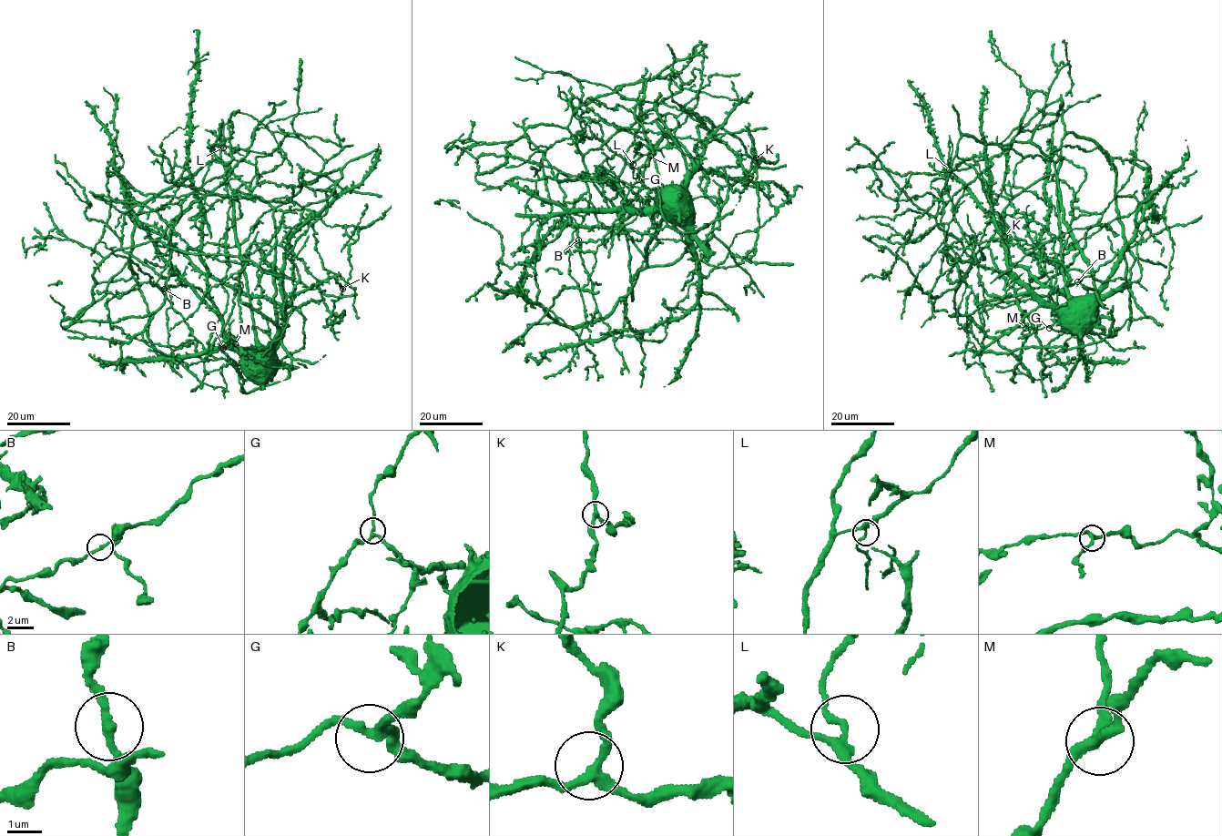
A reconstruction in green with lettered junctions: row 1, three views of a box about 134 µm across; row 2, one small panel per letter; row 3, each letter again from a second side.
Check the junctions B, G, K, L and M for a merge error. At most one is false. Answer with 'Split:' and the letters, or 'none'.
Split: L

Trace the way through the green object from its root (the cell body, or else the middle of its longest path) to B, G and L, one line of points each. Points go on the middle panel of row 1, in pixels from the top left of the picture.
B: (675, 188), (638, 212), (613, 181), (605, 198), (566, 129), (531, 126), (578, 239)
G: (675, 188), (616, 308), (559, 322), (544, 305), (564, 285), (587, 283), (638, 179)
L: (675, 188), (638, 212), (613, 181), (618, 189), (613, 209), (621, 228), (617, 182), (633, 164)

